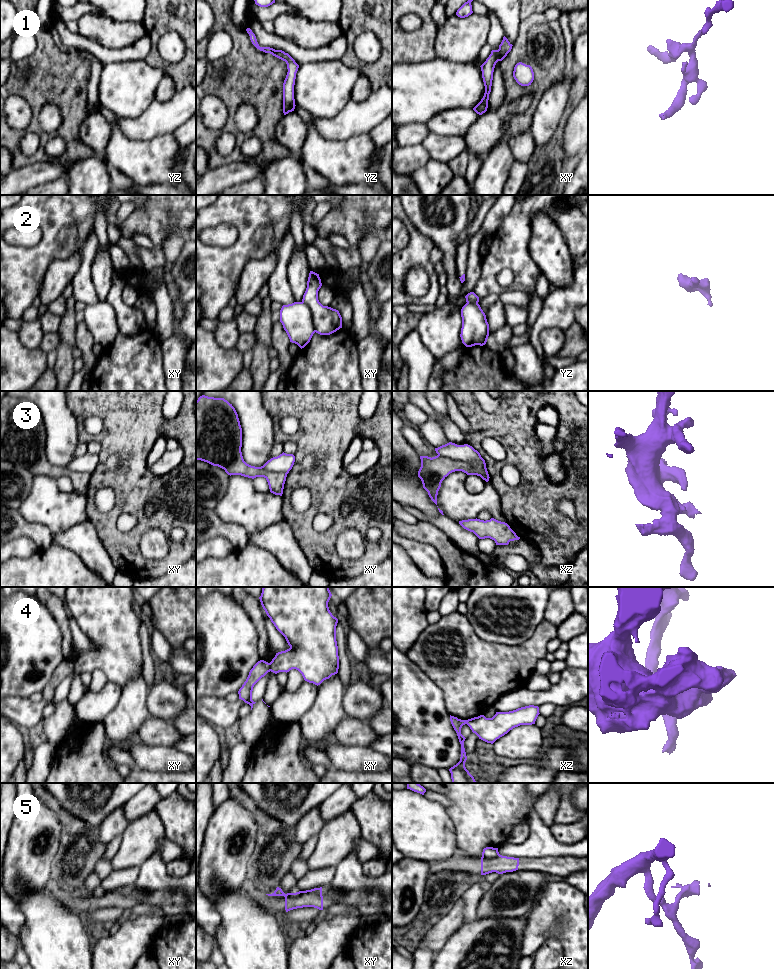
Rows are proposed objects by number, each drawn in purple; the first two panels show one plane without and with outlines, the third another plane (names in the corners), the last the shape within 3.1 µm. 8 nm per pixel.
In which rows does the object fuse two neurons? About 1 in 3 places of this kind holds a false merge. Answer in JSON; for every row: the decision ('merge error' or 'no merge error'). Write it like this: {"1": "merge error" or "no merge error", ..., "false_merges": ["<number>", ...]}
{"1": "no merge error", "2": "merge error", "3": "merge error", "4": "merge error", "5": "merge error", "false_merges": ["2", "3", "4", "5"]}

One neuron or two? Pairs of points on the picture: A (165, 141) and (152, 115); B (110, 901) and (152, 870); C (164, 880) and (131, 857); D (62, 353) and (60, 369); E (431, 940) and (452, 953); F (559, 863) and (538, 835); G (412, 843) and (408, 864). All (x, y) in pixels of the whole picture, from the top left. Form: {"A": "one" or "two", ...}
{"A": "two", "B": "two", "C": "two", "D": "one", "E": "two", "F": "two", "G": "two"}

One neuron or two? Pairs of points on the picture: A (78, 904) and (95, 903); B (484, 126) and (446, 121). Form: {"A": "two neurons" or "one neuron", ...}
{"A": "one neuron", "B": "two neurons"}

